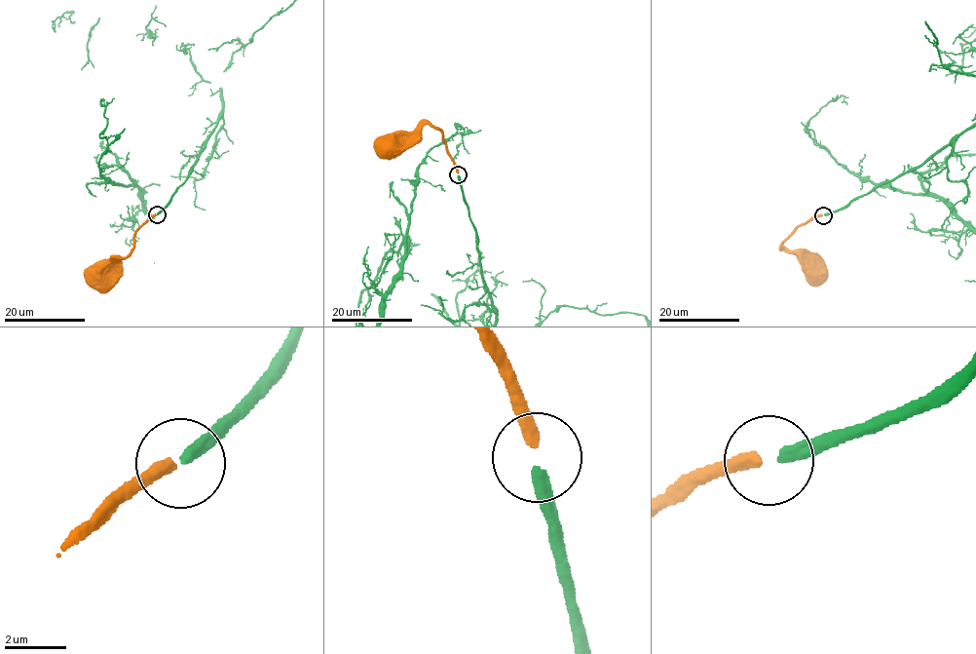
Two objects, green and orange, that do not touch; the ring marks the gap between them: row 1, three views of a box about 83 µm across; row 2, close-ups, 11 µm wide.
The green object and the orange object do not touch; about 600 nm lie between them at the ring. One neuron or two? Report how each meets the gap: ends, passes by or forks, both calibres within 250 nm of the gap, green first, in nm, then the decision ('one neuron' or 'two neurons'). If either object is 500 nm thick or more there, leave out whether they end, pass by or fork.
green ends; orange ends; calibres 380 and 400 nm; one neuron

